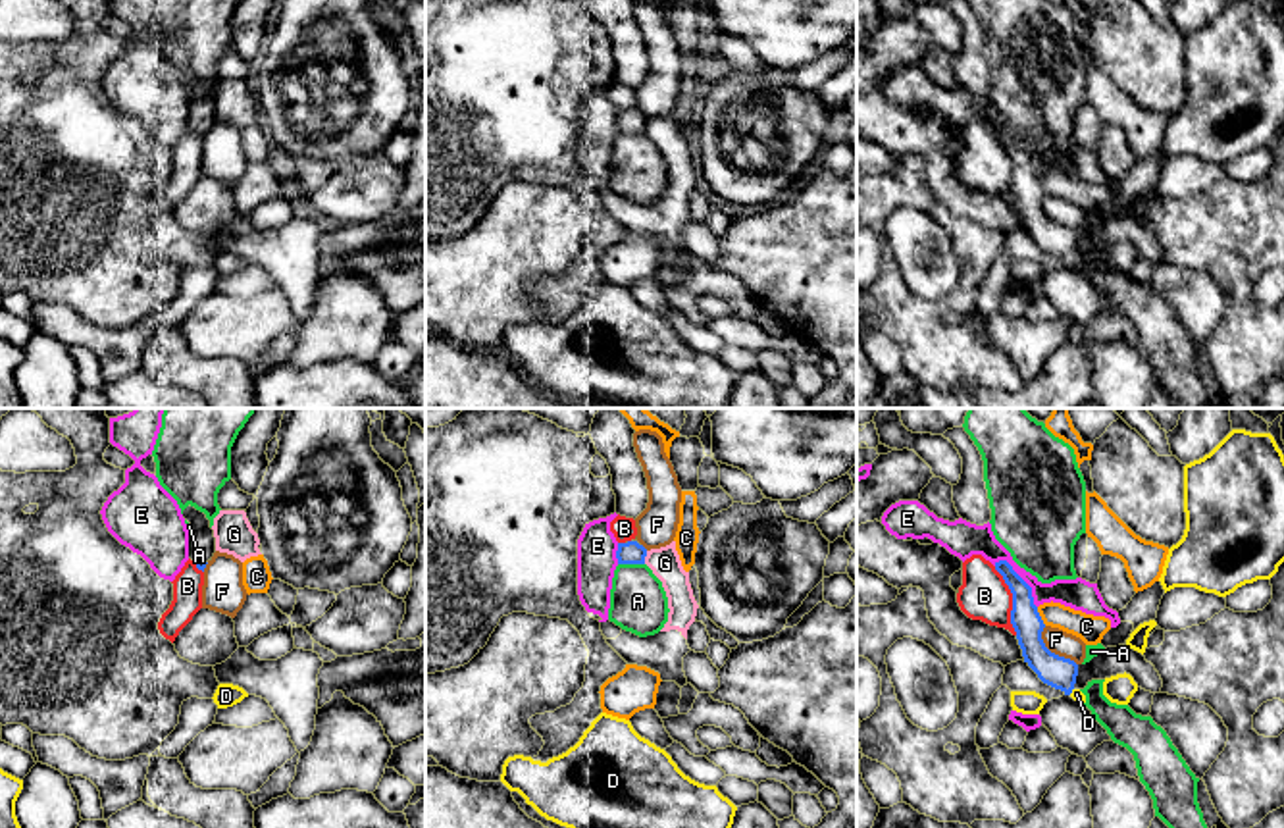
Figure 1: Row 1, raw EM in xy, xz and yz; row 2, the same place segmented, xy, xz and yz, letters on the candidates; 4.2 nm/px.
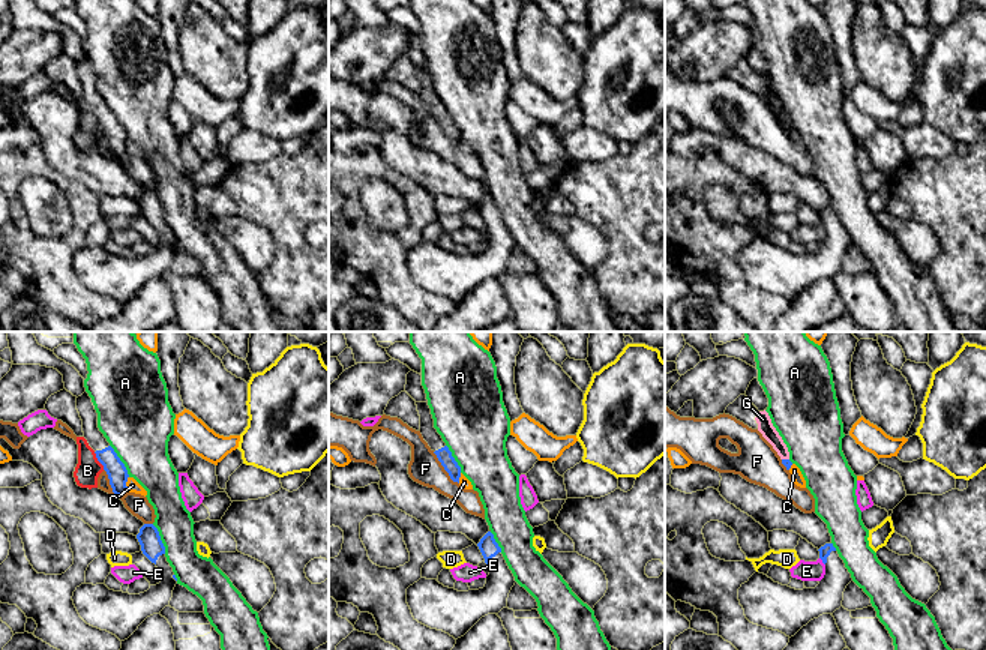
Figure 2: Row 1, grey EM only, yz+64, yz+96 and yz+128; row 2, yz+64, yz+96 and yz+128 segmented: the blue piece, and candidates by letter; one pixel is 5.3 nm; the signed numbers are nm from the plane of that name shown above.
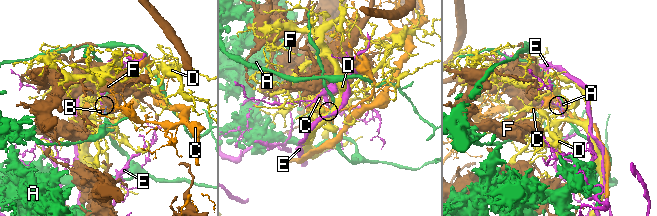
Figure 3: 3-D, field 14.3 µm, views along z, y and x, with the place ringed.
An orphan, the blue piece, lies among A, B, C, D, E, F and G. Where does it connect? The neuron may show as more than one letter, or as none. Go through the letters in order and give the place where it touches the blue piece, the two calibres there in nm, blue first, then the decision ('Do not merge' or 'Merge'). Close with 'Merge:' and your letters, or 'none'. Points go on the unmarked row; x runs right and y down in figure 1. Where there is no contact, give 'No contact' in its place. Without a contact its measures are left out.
A: Touches blue at xz (632, 131). Thickness 100 nm (blue) against 240 nm. Do not merge
B: Touches blue at yz (1013, 170). Thickness 120 nm (blue) against 200 nm. Do not merge
C: Touches blue at yz (1040, 185). Thickness 140 nm (blue) against 120 nm. Do not merge
D: Touches blue at yz (1071, 260). Thickness 140 nm (blue) against 50 nm. Do not merge
E: Touches blue at yz (1023, 149). Thickness 120 nm (blue) against 130 nm. Do not merge
F: Touches blue at yz (1050, 220). Thickness 140 nm (blue) against 100 nm. Do not merge
G: Touches blue at xz (645, 124). Thickness 100 nm (blue) against 130 nm. Do not merge
Merge: none

